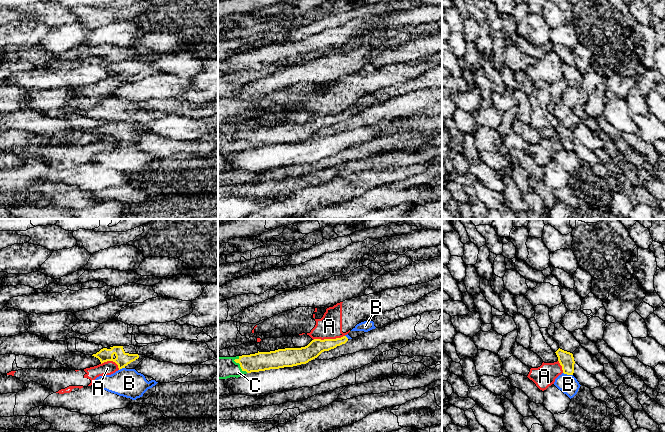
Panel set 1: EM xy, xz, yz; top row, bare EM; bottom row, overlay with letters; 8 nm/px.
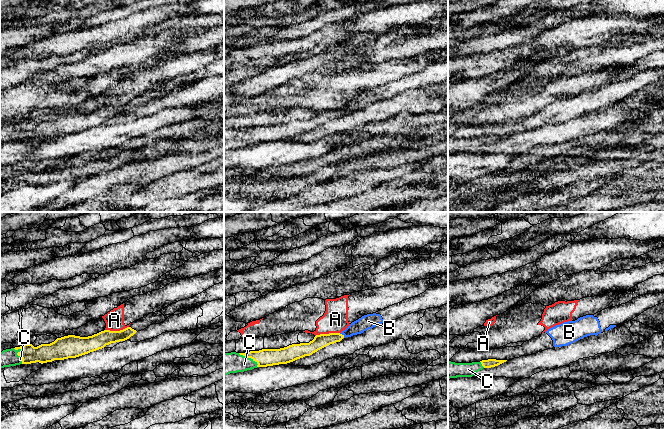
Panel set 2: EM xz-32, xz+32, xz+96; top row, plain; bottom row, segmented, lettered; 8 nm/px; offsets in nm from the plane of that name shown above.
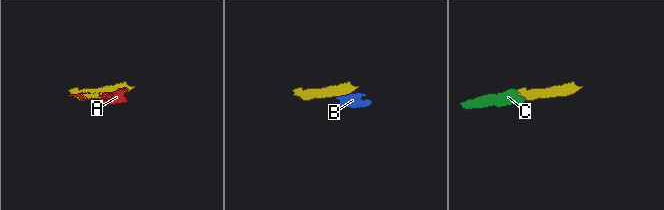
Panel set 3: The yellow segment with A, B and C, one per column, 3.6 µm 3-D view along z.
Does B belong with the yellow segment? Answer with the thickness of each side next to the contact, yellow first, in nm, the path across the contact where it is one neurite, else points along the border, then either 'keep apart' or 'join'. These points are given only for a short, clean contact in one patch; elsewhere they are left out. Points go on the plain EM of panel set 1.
calibres 120 and 160 nm; border yz (563, 148), (572, 151); keep apart

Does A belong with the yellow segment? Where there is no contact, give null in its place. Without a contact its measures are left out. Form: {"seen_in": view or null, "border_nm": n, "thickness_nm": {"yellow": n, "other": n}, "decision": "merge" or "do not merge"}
{"seen_in": "xz", "border_nm": 260, "thickness_nm": {"yellow": 140, "other": 190}, "decision": "do not merge"}

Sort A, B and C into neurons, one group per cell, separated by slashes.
A / B / C

